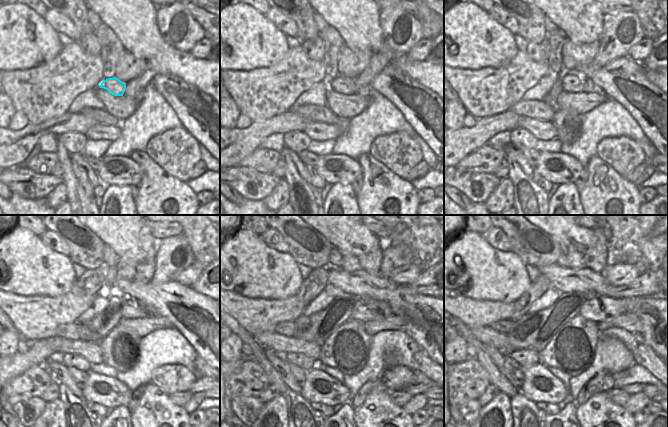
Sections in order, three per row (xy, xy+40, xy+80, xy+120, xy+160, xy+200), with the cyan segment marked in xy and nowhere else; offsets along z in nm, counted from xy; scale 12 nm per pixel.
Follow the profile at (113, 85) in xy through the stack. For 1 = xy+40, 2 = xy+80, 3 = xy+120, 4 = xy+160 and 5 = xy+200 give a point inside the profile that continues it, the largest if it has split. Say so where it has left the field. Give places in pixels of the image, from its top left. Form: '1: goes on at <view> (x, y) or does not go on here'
1: goes on at xy+40 (343, 85)
2: goes on at xy+80 (573, 82)
3: goes on at xy+120 (131, 308)
4: goes on at xy+160 (365, 309)
5: goes on at xy+200 (596, 308)

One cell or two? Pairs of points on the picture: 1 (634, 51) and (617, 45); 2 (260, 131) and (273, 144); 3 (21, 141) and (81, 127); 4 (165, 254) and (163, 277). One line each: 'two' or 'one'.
1: two
2: two
3: one
4: one

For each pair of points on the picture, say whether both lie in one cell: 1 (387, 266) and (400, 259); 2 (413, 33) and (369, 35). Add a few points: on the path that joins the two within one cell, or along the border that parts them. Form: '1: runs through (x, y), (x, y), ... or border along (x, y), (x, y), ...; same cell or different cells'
1: runs through (390, 263), (397, 259); same cell
2: border along (381, 11), (379, 24), (382, 45), (374, 53); different cells

